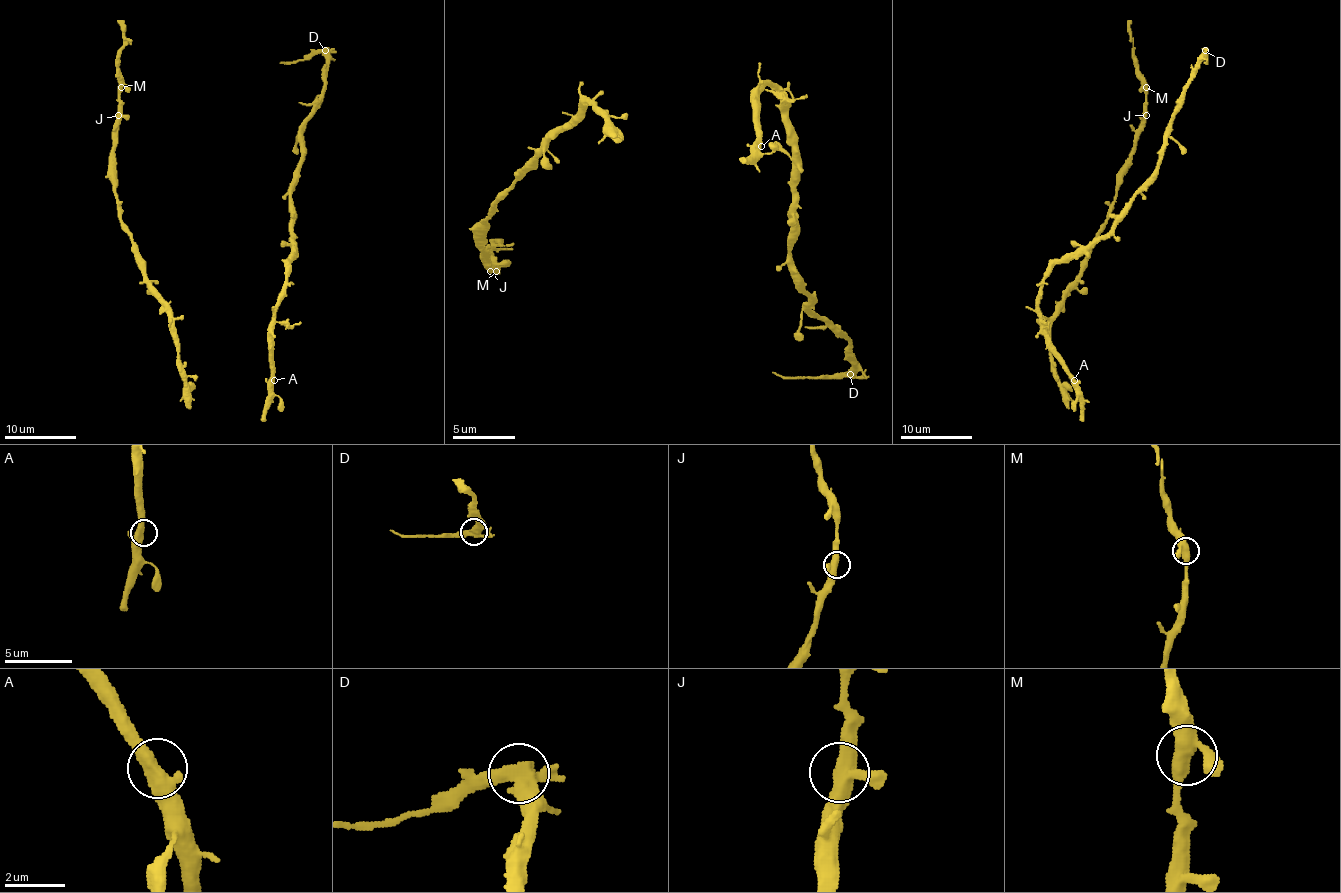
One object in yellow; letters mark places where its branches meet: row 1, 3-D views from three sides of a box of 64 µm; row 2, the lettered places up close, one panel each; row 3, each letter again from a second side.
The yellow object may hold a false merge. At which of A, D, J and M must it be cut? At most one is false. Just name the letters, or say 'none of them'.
D

